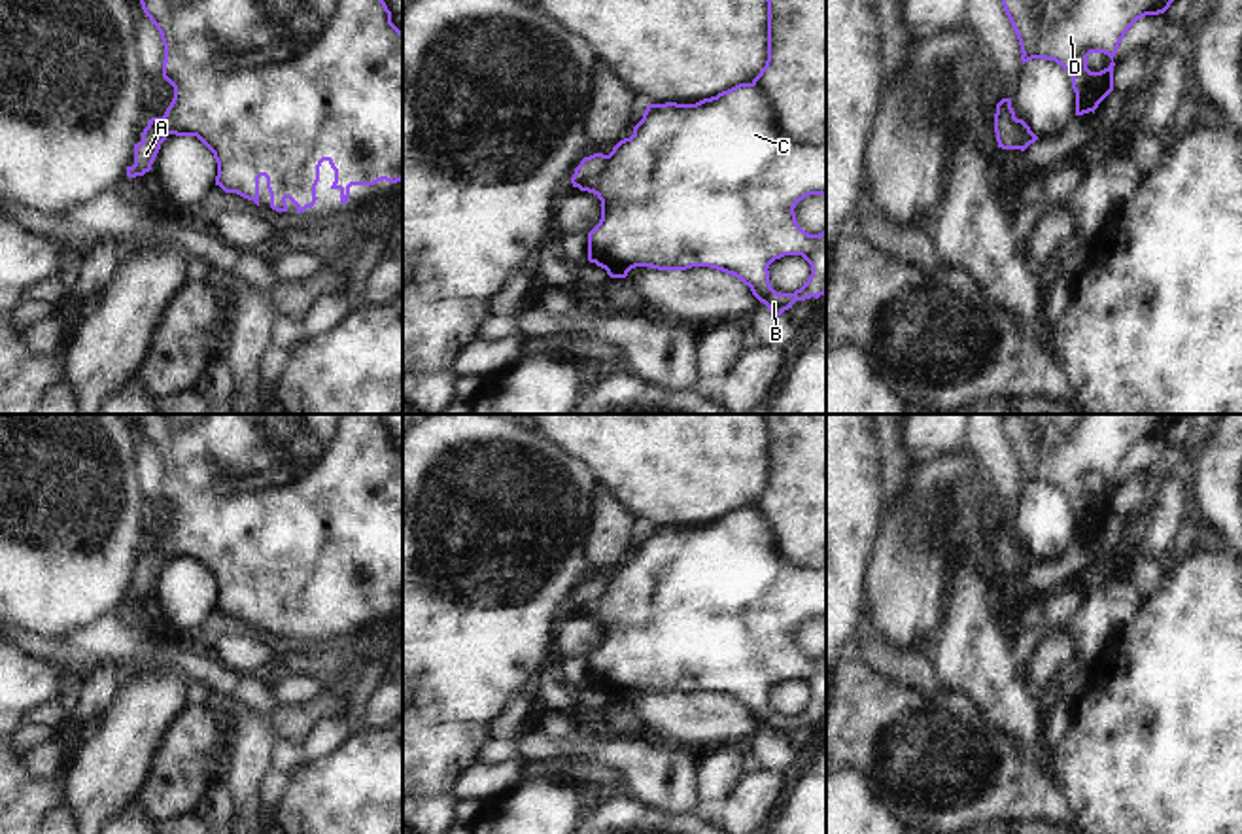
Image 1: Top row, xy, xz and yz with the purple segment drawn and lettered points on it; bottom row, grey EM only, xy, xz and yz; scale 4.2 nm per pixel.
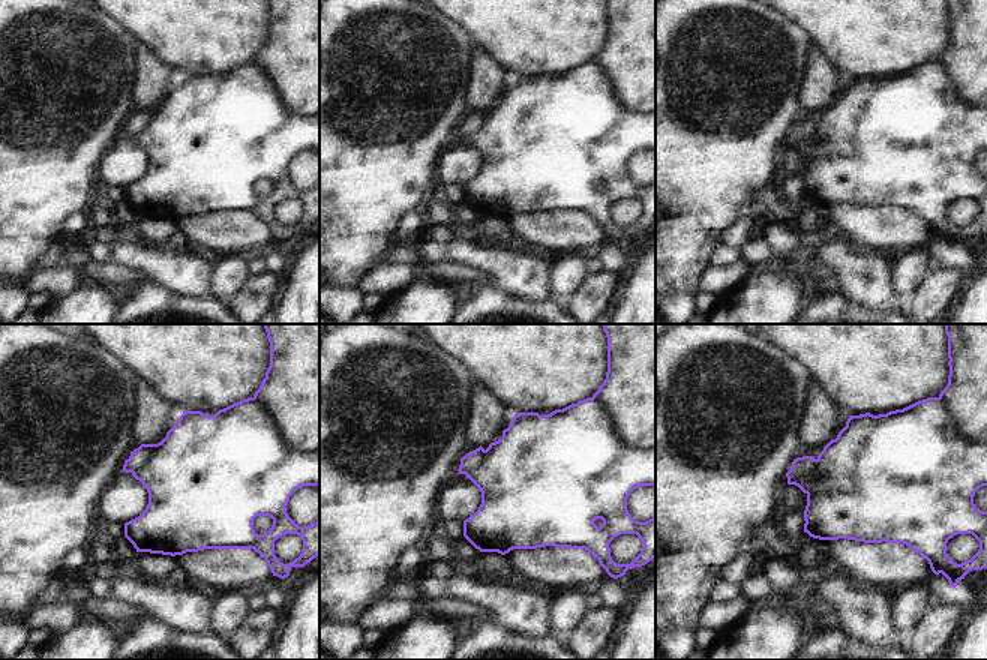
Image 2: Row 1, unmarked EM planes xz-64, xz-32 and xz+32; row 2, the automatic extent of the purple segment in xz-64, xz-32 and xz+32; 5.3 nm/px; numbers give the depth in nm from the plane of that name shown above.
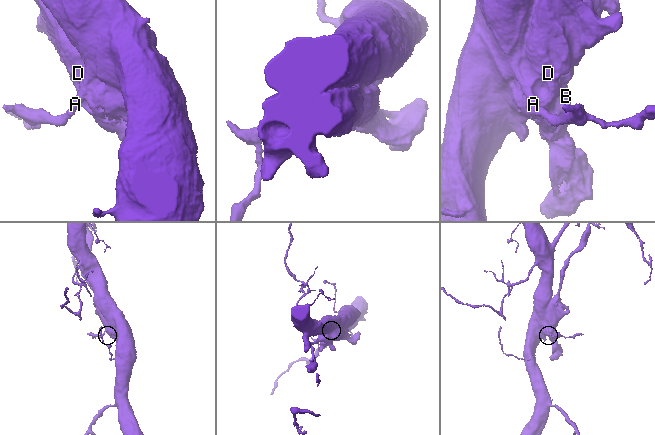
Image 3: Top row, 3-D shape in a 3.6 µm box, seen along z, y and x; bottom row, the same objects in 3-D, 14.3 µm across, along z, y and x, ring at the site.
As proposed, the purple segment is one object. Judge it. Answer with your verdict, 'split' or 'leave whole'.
split

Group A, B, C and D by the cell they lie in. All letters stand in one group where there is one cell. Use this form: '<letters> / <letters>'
A / B C D

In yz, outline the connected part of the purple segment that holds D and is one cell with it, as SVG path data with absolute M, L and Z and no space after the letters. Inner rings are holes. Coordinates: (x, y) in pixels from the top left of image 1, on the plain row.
M1000 414L1004 435L1017 458L1023 488L1032 482L1055 484L1072 501L1076 516L1076 539L1089 537L1113 514L1113 480L1129 452L1146 439L1164 437L1170 427L1191 414ZM1091 477L1104 477L1112 482L1110 490L1100 495L1087 492Z

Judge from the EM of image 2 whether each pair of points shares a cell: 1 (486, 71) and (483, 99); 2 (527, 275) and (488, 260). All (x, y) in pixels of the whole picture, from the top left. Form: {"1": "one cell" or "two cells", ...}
{"1": "one cell", "2": "one cell"}

